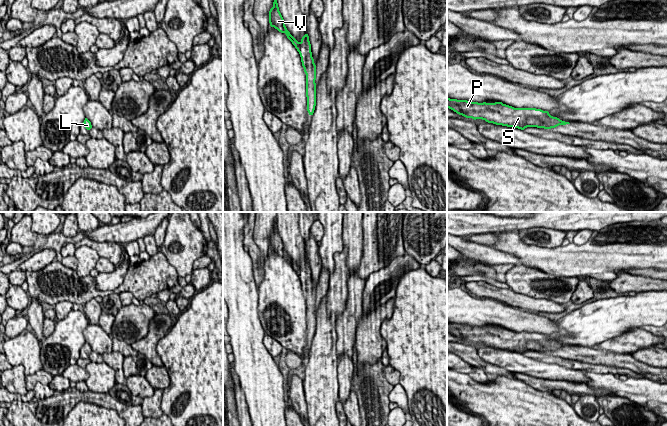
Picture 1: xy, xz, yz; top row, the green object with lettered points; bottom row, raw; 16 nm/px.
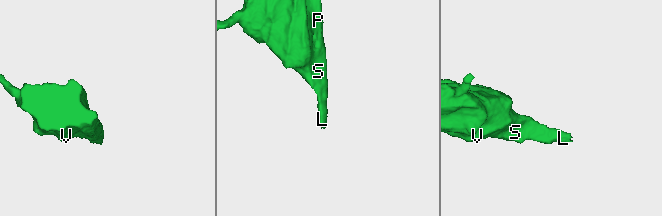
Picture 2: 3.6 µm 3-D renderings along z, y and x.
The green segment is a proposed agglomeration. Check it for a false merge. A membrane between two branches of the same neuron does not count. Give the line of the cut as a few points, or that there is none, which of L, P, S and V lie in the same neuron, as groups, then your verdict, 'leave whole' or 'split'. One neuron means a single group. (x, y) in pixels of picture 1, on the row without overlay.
cut none; groups L P S V; leave whole

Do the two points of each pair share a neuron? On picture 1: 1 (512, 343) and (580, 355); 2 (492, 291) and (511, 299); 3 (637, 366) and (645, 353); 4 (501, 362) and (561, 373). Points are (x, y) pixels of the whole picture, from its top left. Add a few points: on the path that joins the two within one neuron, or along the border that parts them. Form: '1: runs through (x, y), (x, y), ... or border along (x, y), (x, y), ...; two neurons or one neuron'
1: runs through (529, 343), (543, 343), (548, 346), (563, 347); one neuron
2: runs through (497, 294), (506, 296); one neuron
3: border along (631, 354), (634, 358), (656, 367); two neurons
4: runs through (516, 362), (546, 370); one neuron

